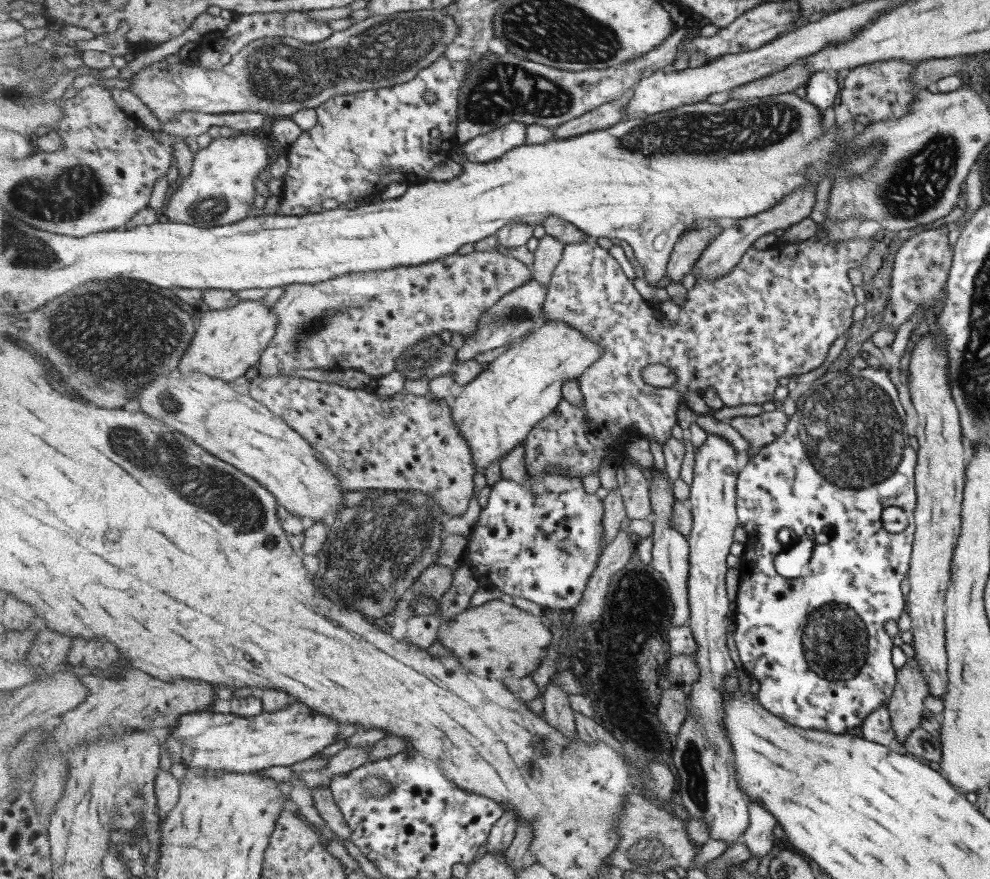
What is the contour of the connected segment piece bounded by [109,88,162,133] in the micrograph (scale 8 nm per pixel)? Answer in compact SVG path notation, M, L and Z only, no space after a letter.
M109 88L109 91L115 100L115 104L123 109L126 114L137 118L145 129L162 132L159 119L132 91L128 88Z

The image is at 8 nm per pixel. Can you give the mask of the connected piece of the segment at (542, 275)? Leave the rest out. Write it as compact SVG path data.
M549 234L539 239L539 246L534 252L533 277L547 288L553 280L553 271L562 259L565 246L562 240Z

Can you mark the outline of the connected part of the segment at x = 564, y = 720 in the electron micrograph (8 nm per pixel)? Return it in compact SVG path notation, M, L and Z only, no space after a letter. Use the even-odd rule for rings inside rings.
M552 680L542 698L544 700L544 718L547 718L548 722L551 722L562 734L568 738L574 738L578 734L578 728L576 712L571 708L569 693Z

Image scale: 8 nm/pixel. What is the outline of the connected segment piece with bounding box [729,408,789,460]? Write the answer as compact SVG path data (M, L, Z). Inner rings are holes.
M780 408L763 411L756 416L736 416L729 421L750 442L748 459L759 452L762 446L776 440L787 427L789 417Z

